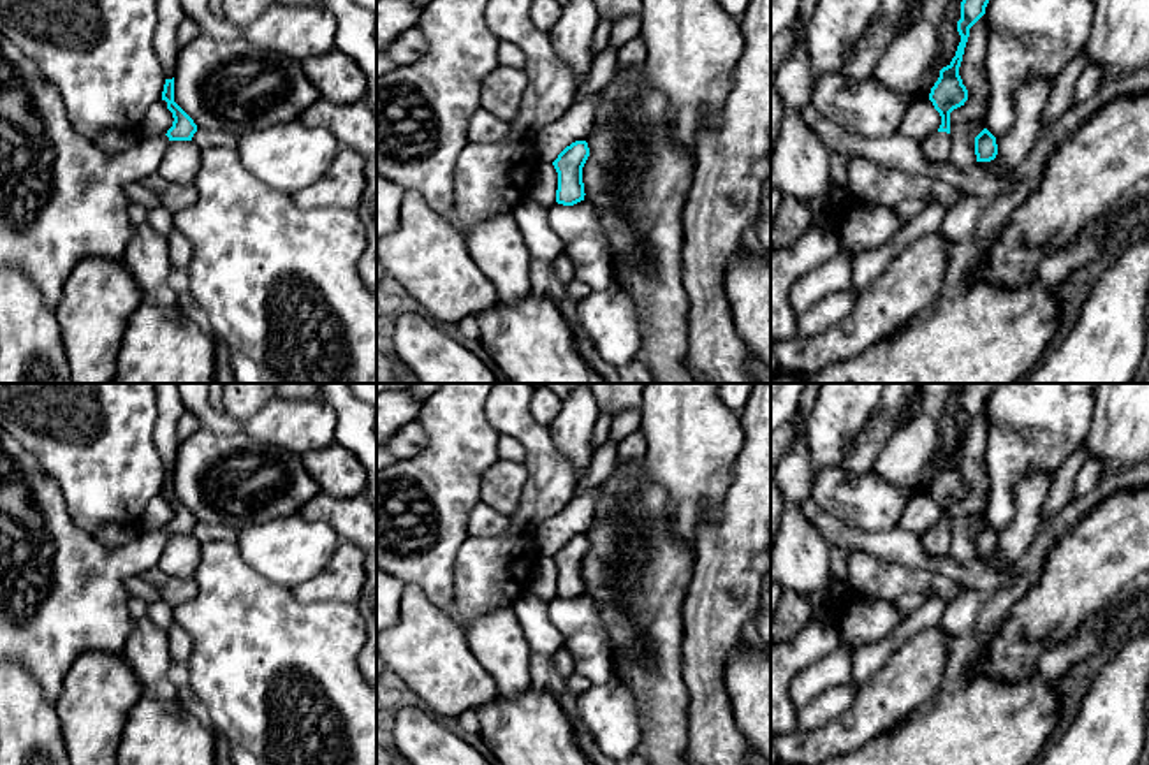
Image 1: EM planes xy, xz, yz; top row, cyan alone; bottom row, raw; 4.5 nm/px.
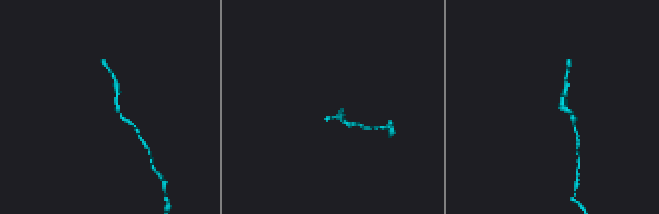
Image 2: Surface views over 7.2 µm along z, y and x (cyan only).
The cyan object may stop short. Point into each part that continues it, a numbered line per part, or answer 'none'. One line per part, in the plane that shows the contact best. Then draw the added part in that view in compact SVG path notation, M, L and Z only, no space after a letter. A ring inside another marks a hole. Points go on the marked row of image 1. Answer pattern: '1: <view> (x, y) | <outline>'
1: yz (936, 146) | M934 132L920 141L920 148L927 162L945 162L950 158L950 134Z

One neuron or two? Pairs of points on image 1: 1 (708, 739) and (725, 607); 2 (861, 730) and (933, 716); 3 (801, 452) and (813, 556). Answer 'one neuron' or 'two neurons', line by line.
1: one neuron
2: two neurons
3: one neuron

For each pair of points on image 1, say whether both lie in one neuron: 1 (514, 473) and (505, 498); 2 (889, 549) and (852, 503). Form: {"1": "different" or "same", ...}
{"1": "same", "2": "different"}

